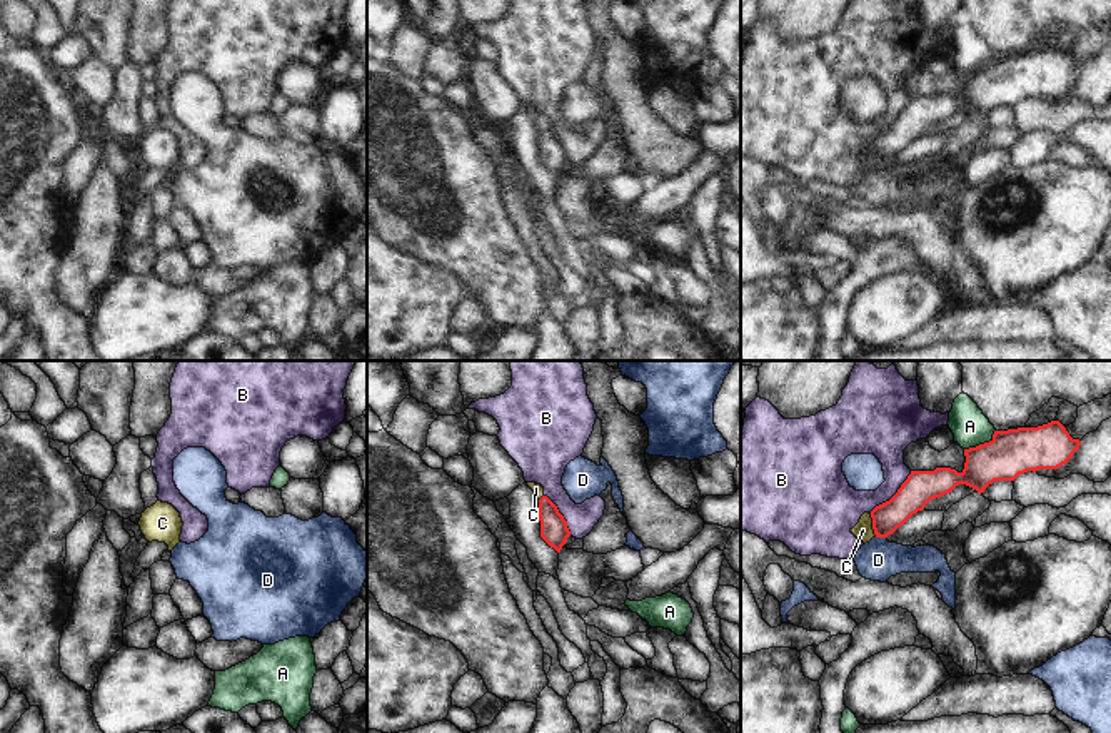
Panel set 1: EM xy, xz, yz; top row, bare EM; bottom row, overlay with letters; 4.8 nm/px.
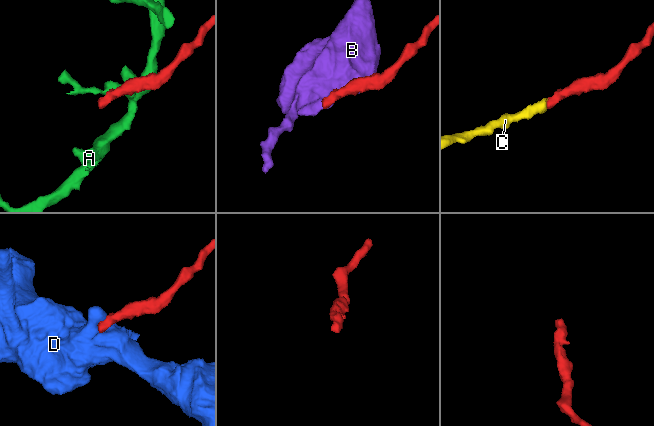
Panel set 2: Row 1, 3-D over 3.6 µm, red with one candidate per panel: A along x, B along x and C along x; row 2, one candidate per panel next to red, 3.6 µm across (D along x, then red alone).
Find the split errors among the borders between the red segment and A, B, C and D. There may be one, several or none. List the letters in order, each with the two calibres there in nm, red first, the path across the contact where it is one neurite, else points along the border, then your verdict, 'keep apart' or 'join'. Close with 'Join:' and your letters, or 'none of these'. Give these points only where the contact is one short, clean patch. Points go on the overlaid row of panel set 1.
A: 220/180 nm | along yz (995, 429), (988, 441), (965, 449) | keep apart
B: 160/190 nm | along yz (911, 471), (901, 486), (869, 513) | keep apart
C: 150/90 nm | across yz (913, 495), (894, 513), (873, 526), (863, 530) | join
D: 150/200 nm | along yz (876, 536), (886, 538) | keep apart
Join: C

